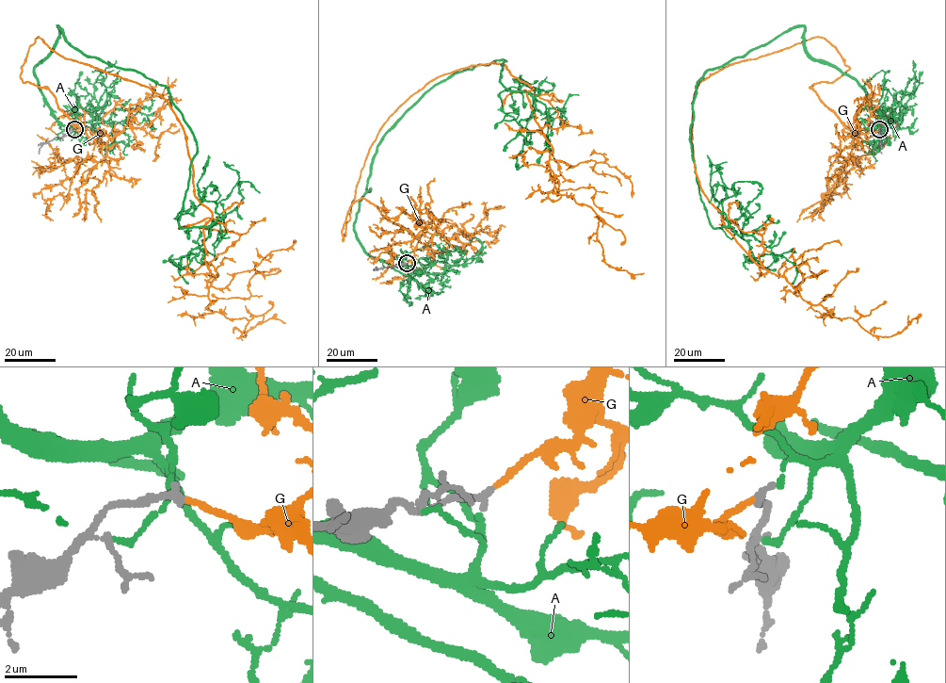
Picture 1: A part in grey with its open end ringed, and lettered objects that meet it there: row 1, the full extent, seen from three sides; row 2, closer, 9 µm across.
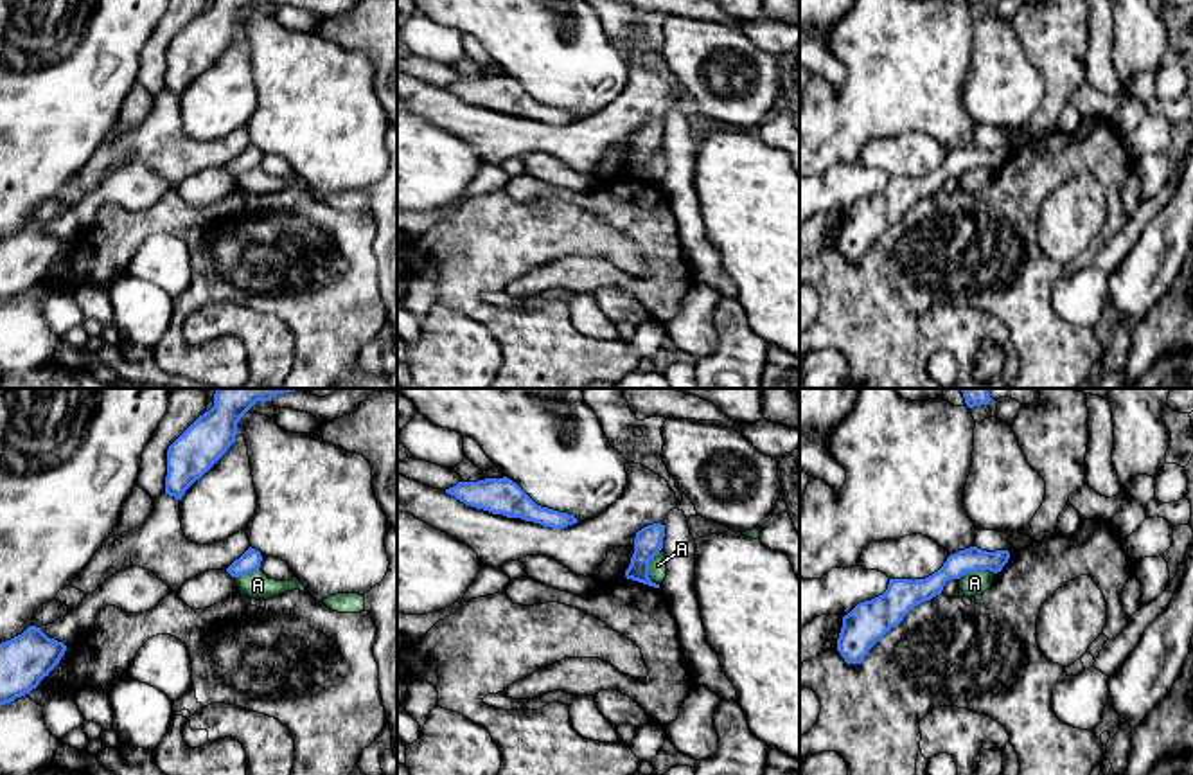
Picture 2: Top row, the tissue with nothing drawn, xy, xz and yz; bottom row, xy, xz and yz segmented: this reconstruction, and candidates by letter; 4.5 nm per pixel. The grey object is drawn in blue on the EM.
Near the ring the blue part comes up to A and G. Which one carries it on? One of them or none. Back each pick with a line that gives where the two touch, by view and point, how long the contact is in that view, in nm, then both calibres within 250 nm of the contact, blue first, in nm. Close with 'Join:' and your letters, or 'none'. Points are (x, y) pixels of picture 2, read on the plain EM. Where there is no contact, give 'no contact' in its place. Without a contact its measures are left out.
G: no contact
Join: G

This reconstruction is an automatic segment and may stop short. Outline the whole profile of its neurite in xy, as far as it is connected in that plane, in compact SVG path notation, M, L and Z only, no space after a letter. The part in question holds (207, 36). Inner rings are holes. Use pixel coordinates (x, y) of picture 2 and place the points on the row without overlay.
M214 0L167 47L165 92L181 97L235 40L237 20L255 0Z

